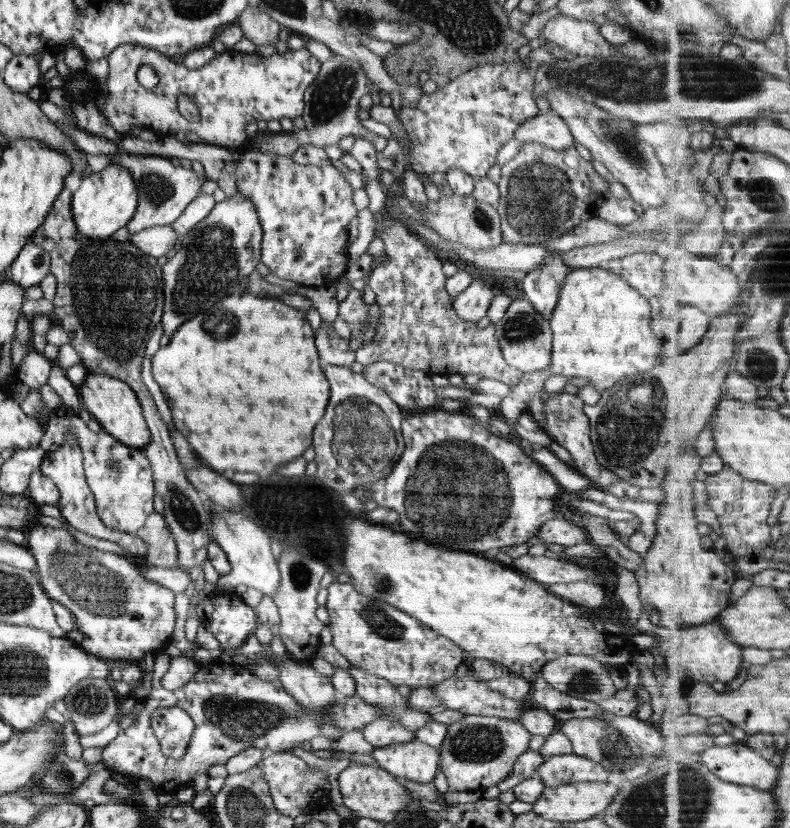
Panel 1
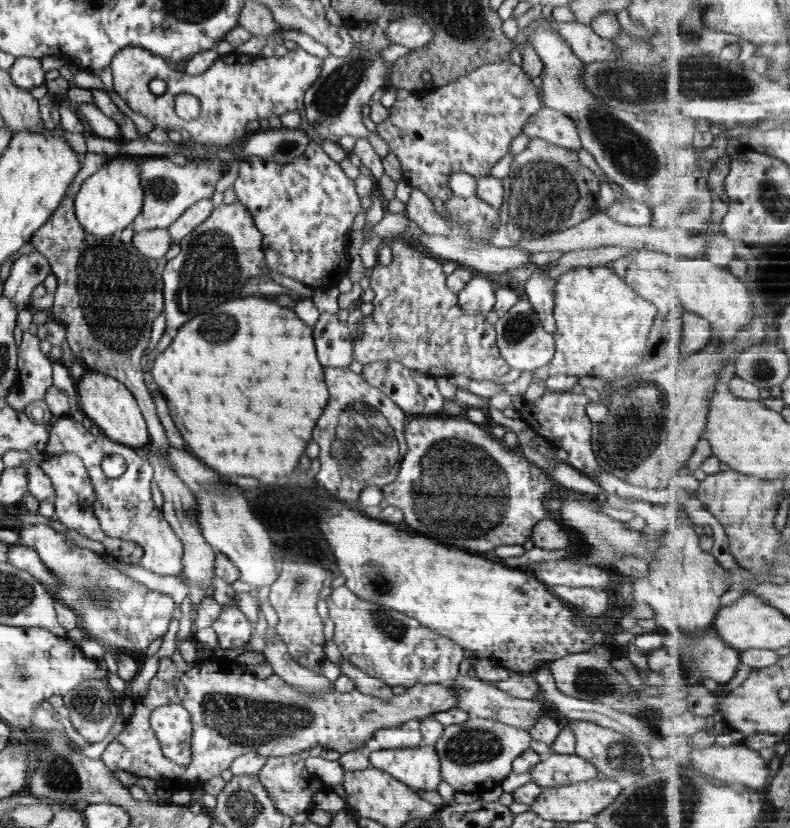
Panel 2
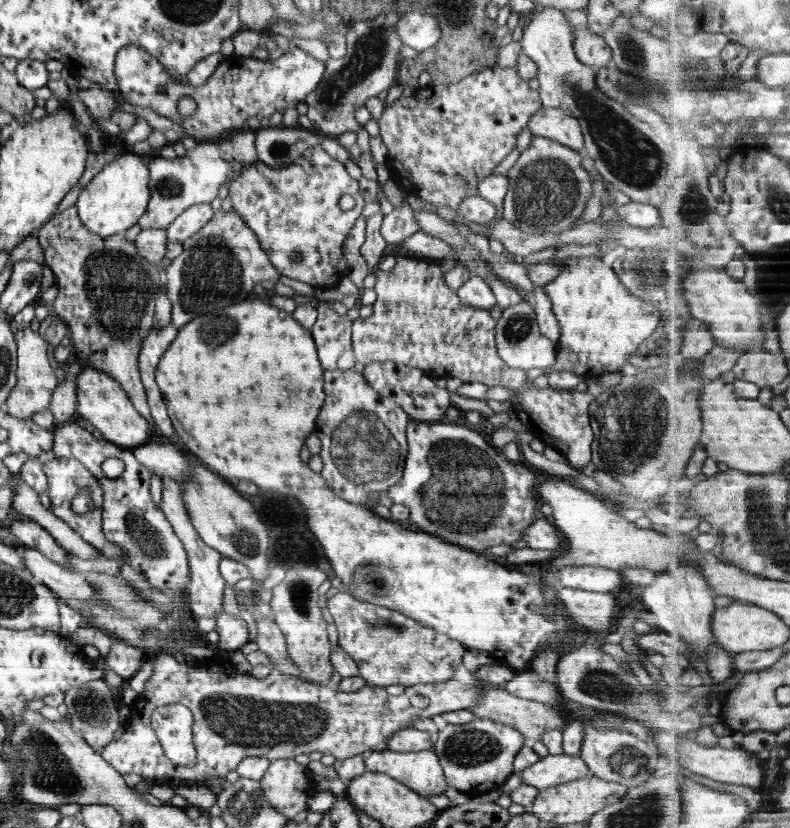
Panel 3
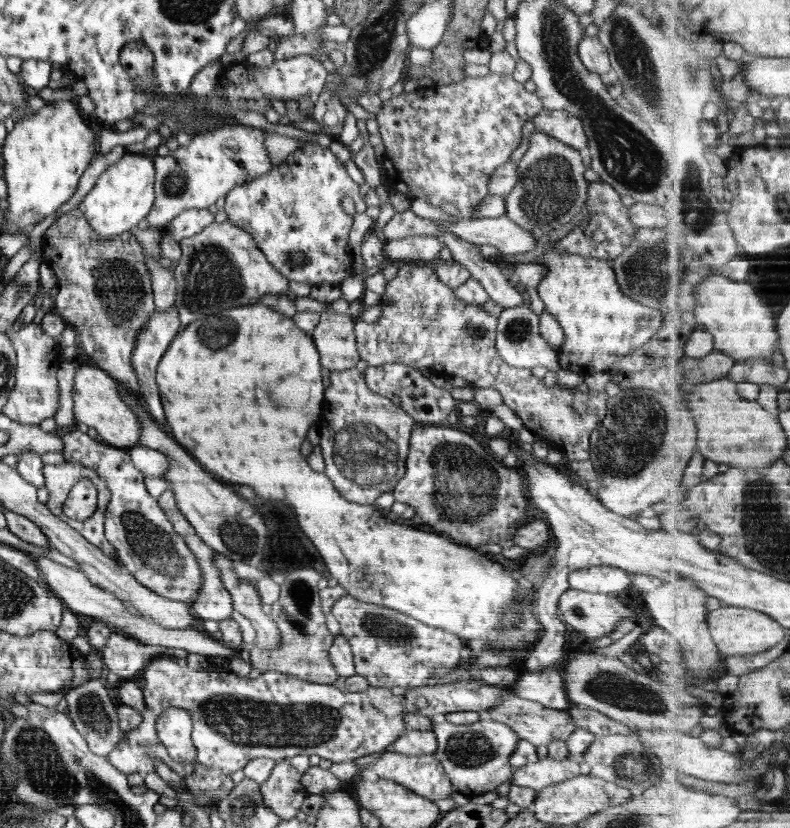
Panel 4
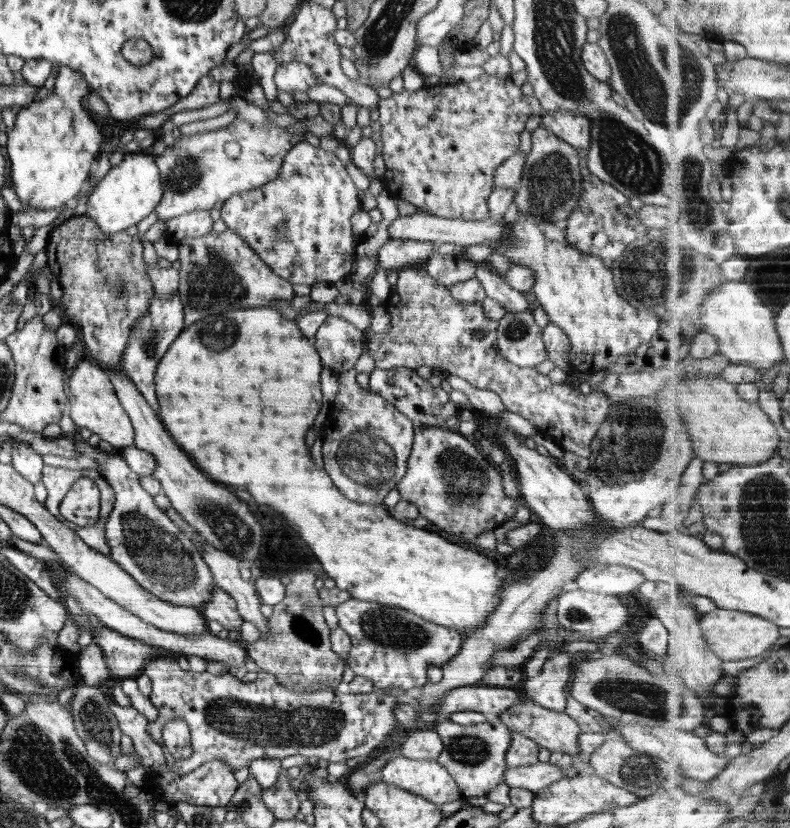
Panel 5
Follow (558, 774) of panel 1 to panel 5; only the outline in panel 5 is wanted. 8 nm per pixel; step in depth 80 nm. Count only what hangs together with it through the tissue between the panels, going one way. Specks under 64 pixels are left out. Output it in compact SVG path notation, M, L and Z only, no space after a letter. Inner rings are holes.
M535 762L528 766L507 767L505 779L509 787L528 789L537 793L550 786L562 777L568 777L575 773L574 768L562 769L549 762Z

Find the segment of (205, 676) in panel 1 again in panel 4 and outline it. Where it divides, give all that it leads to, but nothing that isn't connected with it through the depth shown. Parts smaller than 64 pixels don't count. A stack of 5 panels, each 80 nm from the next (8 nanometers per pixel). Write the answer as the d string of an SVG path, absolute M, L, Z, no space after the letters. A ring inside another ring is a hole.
M158 656L148 662L144 668L145 685L143 697L147 707L140 712L142 722L138 728L125 733L125 739L107 754L107 759L114 768L124 774L139 772L148 774L154 771L154 758L160 758L164 764L181 777L194 775L196 766L211 766L219 768L224 774L231 775L236 770L243 769L253 758L272 758L276 761L290 759L298 754L318 754L320 758L333 763L354 761L372 753L383 753L390 749L391 744L404 733L405 714L420 713L450 714L451 712L482 712L490 710L503 696L510 695L509 688L485 685L480 680L454 681L453 683L407 689L403 695L396 695L386 687L368 687L365 691L350 692L329 684L316 684L296 677L288 677L281 672L264 671L260 677L250 679L236 675L228 669L227 658L207 658L205 670L194 670L191 667L179 666L173 656ZM168 707L178 707L189 710L193 720L191 739L197 750L197 762L186 764L176 762L167 754L166 748L158 740L156 732L156 717Z

